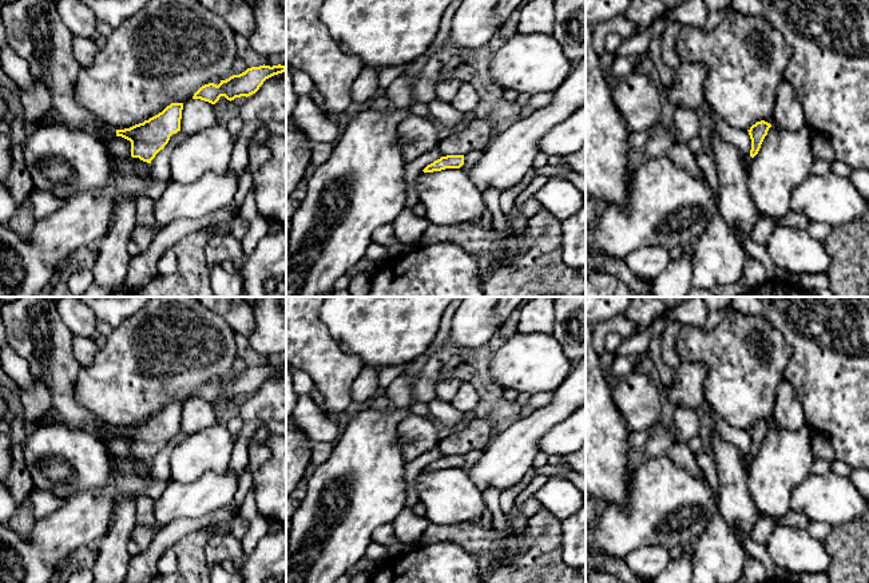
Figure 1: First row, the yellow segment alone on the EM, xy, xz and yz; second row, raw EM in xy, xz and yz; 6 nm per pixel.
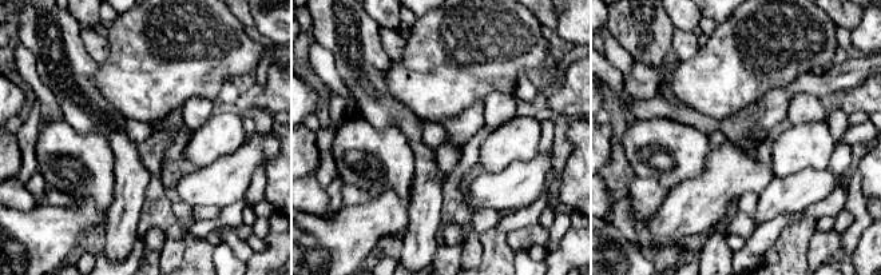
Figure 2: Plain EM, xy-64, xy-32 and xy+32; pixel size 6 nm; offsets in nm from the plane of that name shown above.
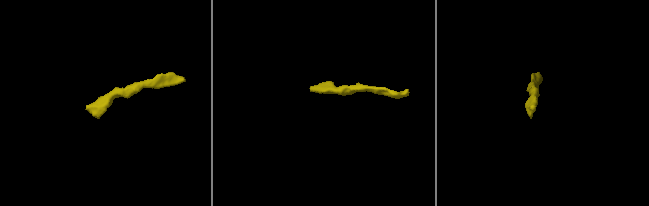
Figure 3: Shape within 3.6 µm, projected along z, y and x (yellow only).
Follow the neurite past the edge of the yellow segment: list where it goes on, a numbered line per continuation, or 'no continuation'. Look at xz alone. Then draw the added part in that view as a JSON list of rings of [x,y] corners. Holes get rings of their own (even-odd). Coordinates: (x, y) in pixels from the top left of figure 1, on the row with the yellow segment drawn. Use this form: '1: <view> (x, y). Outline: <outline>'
no continuation

